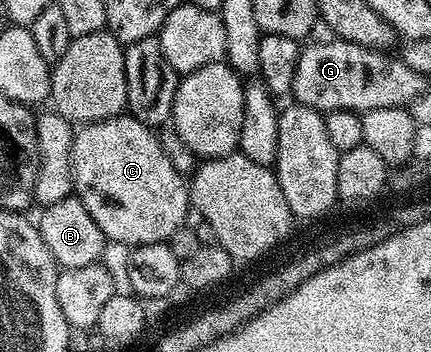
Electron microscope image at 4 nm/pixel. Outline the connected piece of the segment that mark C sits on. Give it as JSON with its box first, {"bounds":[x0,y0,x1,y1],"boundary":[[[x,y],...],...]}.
{"bounds":[70,113,192,249],"boundary":[[[126,113],[100,123],[85,124],[79,131],[82,132],[74,135],[74,146],[70,153],[74,191],[84,209],[88,209],[92,221],[100,225],[107,240],[111,243],[120,242],[133,249],[165,243],[172,238],[178,228],[187,222],[186,210],[191,210],[192,204],[187,180],[174,168],[172,161],[168,161],[159,136],[154,136],[147,124]]]}

